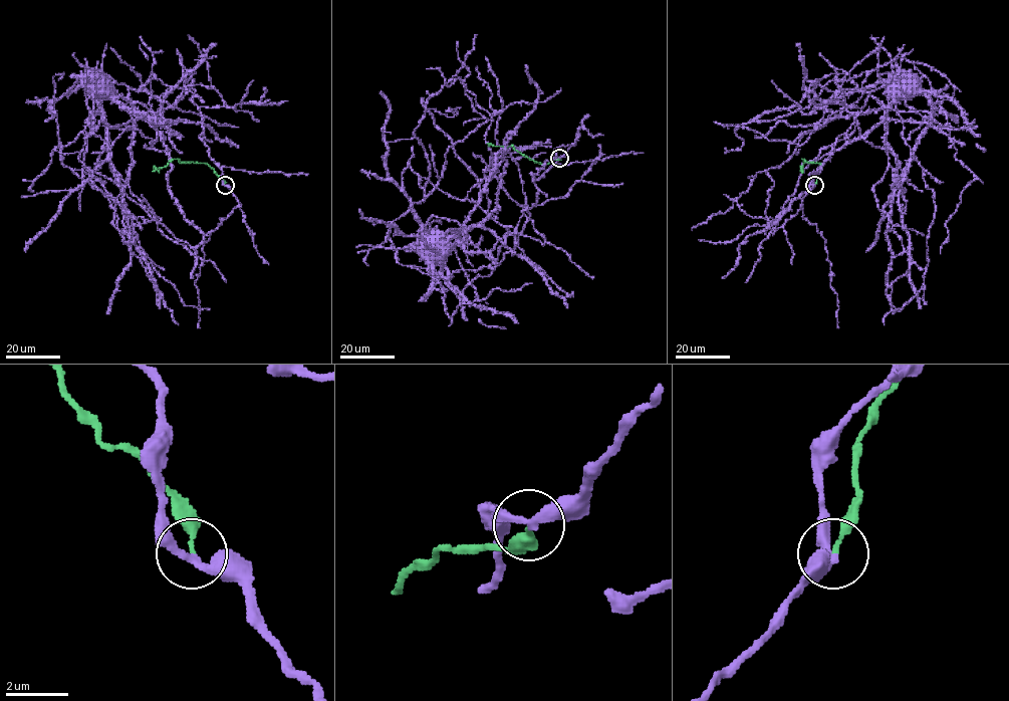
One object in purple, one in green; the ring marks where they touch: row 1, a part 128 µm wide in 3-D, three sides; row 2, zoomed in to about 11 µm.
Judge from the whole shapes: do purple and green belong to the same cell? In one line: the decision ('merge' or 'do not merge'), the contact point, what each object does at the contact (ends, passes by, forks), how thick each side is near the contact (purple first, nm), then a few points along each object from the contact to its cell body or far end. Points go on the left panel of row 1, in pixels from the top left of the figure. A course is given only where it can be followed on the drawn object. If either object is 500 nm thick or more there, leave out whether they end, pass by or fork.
do not merge; at (225, 185); purple passes by; green ends there; 240 nm thick on the purple side, 180 nm on the other; purple runs (225, 185), (199, 137), (202, 114), (180, 57), (192, 75), (189, 91), (155, 115), (94, 95), (93, 84); green runs (225, 185), (206, 163), (171, 160), (167, 165), (152, 172)

